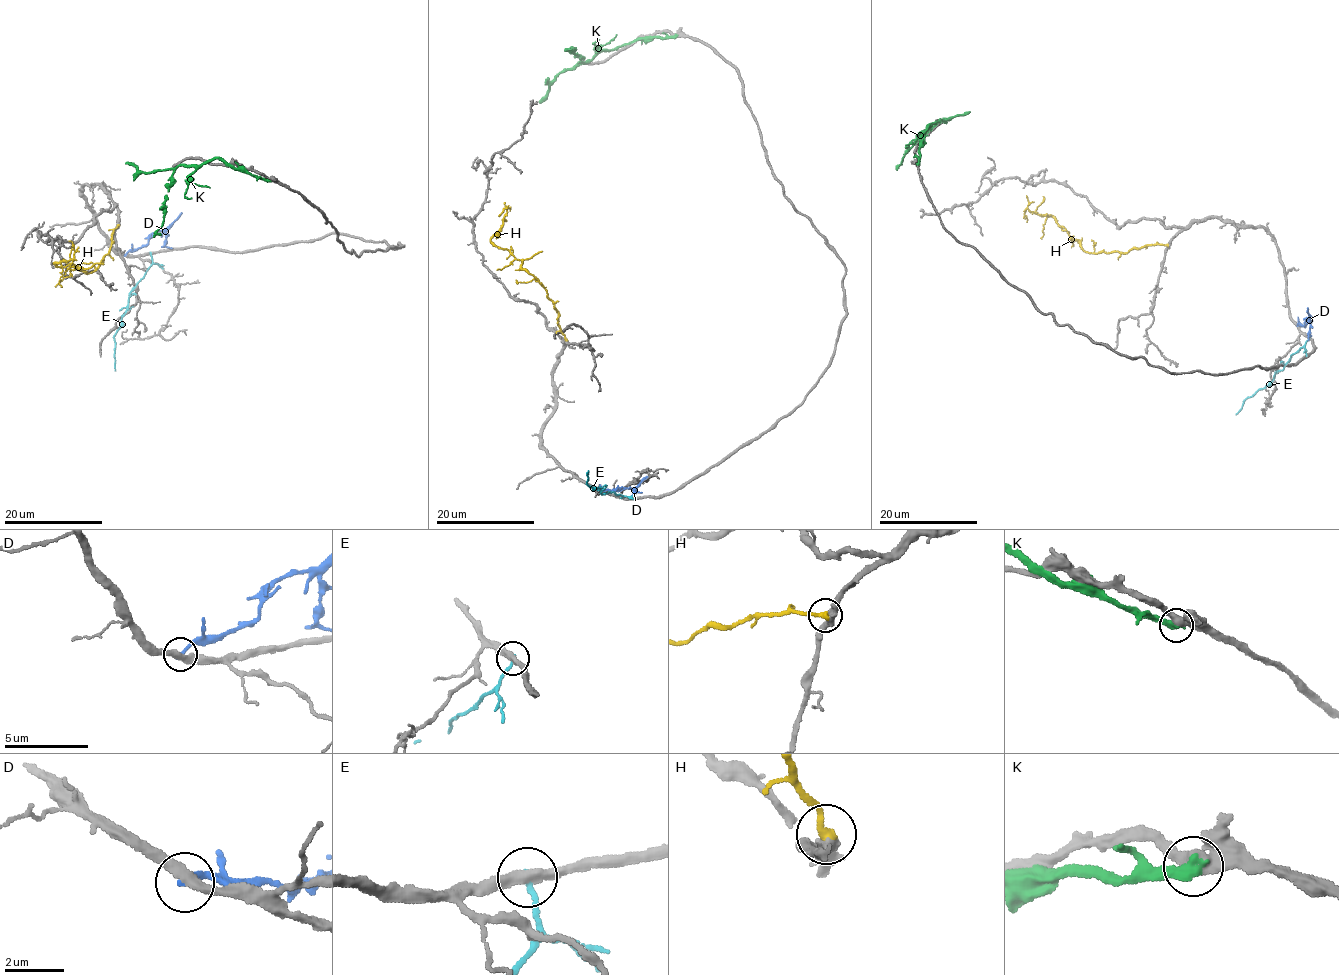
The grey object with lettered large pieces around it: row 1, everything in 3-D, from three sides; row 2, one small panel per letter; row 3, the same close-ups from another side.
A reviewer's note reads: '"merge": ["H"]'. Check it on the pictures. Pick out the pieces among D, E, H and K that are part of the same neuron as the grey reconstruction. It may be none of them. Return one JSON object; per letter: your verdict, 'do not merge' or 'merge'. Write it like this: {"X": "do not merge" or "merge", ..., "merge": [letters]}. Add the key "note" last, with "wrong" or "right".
{"D": "do not merge", "E": "do not merge", "H": "merge", "K": "do not merge", "merge": ["H"], "note": "right"}

